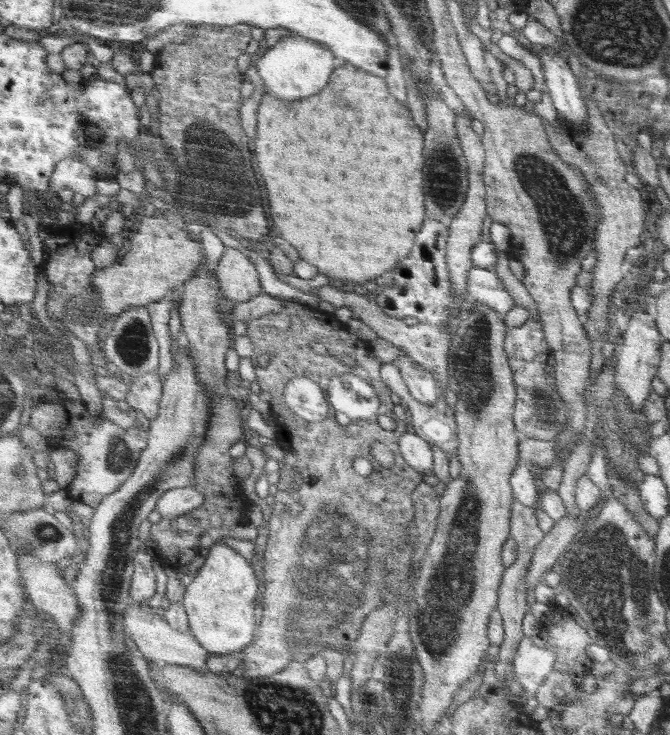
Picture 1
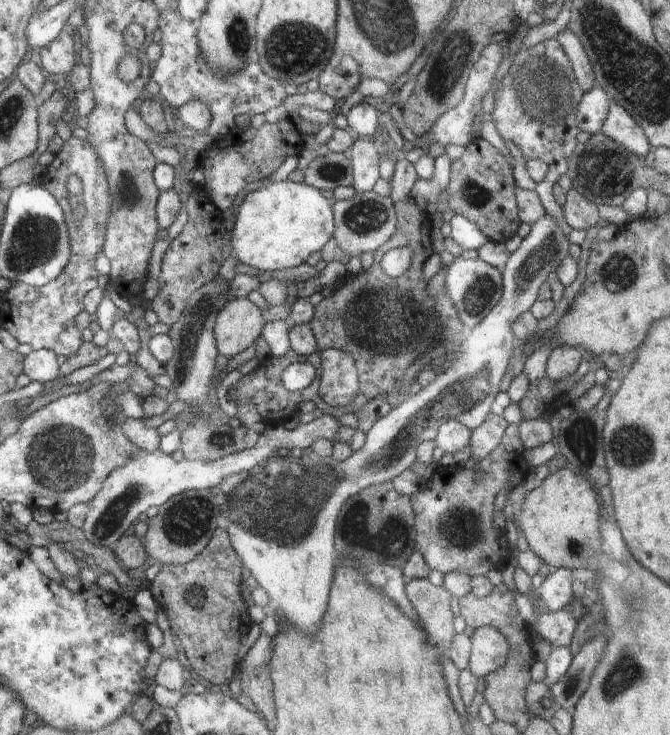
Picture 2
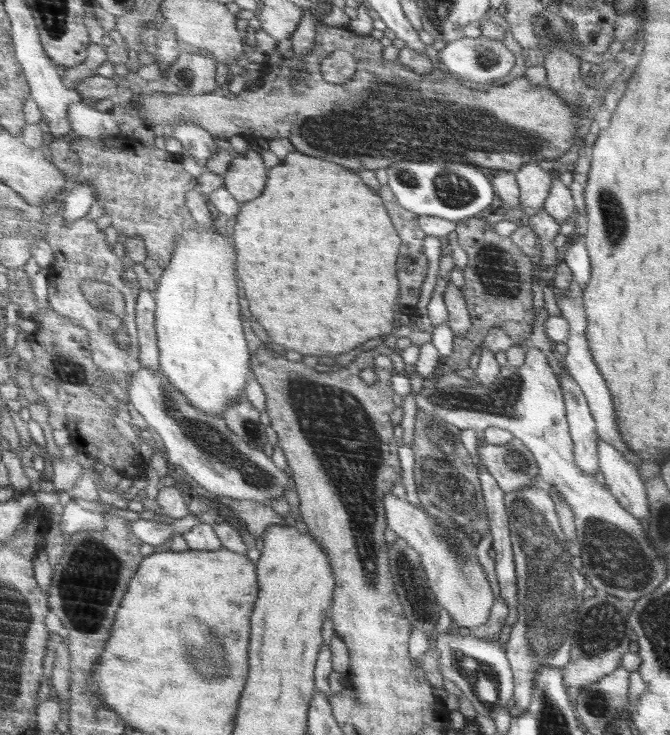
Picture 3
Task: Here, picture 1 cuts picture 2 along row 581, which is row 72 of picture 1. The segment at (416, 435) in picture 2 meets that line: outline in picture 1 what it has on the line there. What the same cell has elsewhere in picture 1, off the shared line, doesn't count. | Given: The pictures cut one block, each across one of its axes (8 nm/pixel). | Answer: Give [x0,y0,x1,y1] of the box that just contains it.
[256,34,334,100]

